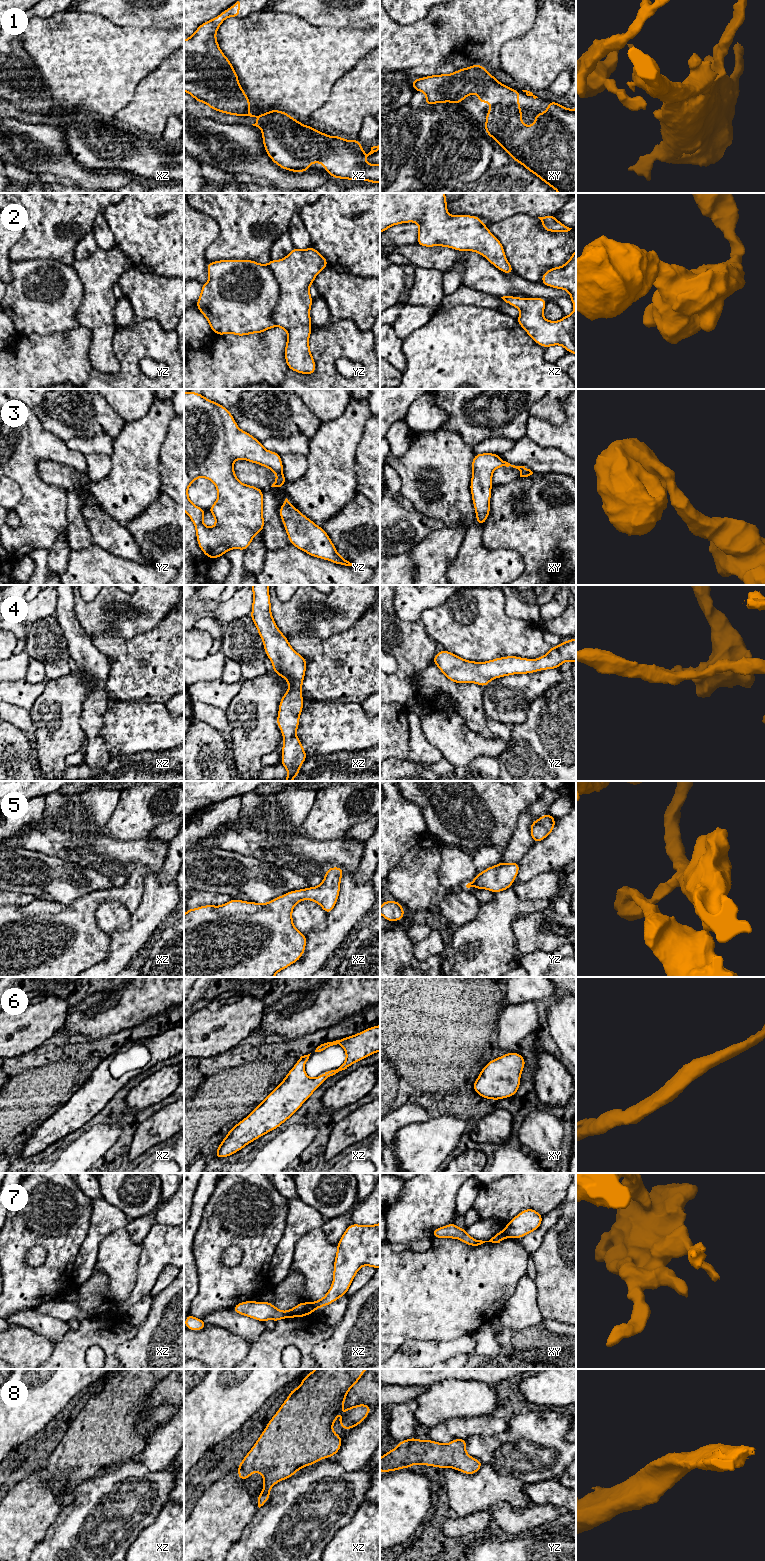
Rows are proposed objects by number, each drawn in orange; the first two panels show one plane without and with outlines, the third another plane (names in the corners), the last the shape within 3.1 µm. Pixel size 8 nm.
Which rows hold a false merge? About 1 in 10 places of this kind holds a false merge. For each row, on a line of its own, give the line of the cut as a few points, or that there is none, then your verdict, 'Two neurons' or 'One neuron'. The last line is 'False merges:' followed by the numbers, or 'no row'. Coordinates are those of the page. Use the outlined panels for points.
1: No split. One neuron
2: No split. One neuron
3: No split. One neuron
4: No split. One neuron
5: No split. One neuron
6: No split. One neuron
7: Split along xz (310, 1303), (315, 1309). Two neurons
8: No split. One neuron
False merges: 7

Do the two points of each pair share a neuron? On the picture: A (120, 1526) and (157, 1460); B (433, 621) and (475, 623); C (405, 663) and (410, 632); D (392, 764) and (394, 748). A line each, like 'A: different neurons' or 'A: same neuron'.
A: different neurons
B: same neuron
C: same neuron
D: different neurons

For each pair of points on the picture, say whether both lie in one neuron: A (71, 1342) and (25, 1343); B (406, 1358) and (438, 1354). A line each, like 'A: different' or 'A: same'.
A: different
B: same

